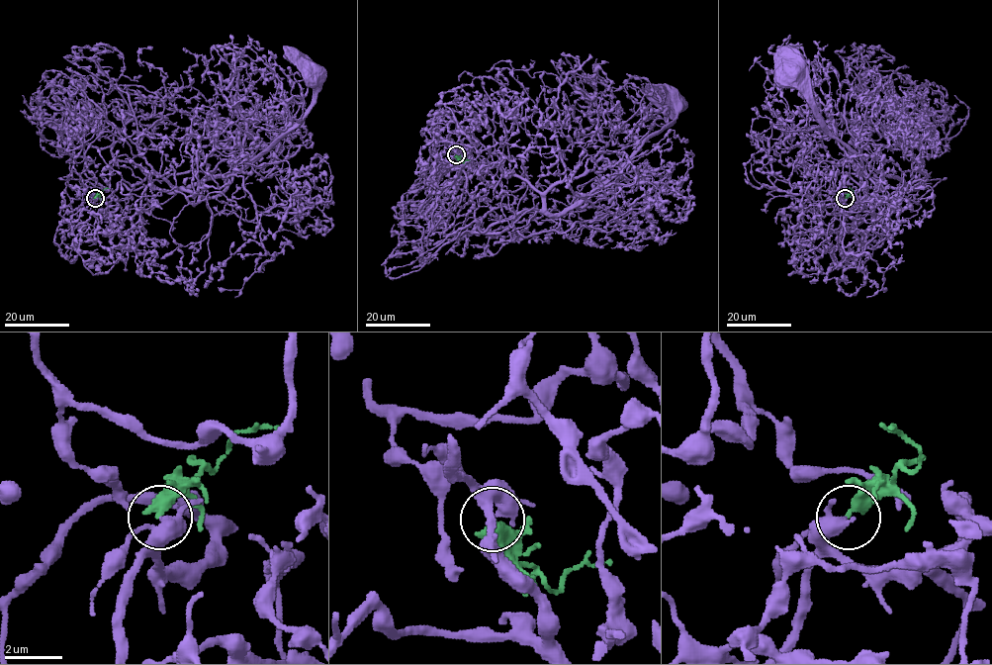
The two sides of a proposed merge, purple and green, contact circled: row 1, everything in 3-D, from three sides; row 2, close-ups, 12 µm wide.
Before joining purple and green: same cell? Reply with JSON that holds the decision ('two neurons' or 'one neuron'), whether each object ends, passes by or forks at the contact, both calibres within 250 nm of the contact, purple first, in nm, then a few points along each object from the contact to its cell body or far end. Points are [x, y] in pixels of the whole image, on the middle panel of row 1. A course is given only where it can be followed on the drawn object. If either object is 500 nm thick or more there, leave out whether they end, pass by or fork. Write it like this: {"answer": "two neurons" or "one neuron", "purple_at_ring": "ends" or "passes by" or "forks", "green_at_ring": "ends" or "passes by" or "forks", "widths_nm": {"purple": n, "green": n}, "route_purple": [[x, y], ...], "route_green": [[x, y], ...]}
{"answer": "two neurons", "purple_at_ring": "passes by", "green_at_ring": "ends", "widths_nm": {"purple": 360, "green": 440}, "route_purple": [[456, 154], [480, 231], [530, 210], [561, 213], [587, 199], [675, 118], [674, 98]], "route_green": [[456, 154], [462, 162], [470, 160]]}

